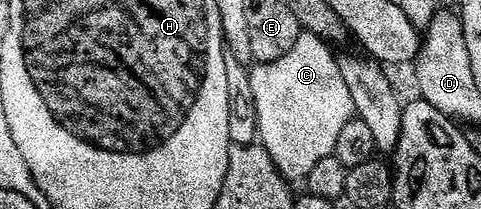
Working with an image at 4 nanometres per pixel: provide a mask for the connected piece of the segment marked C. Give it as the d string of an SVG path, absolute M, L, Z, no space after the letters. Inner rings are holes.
M300 32L297 43L286 55L268 65L256 64L250 77L259 124L258 140L269 151L284 180L306 182L309 171L321 159L335 156L337 139L345 123L356 120L336 50L317 35Z

